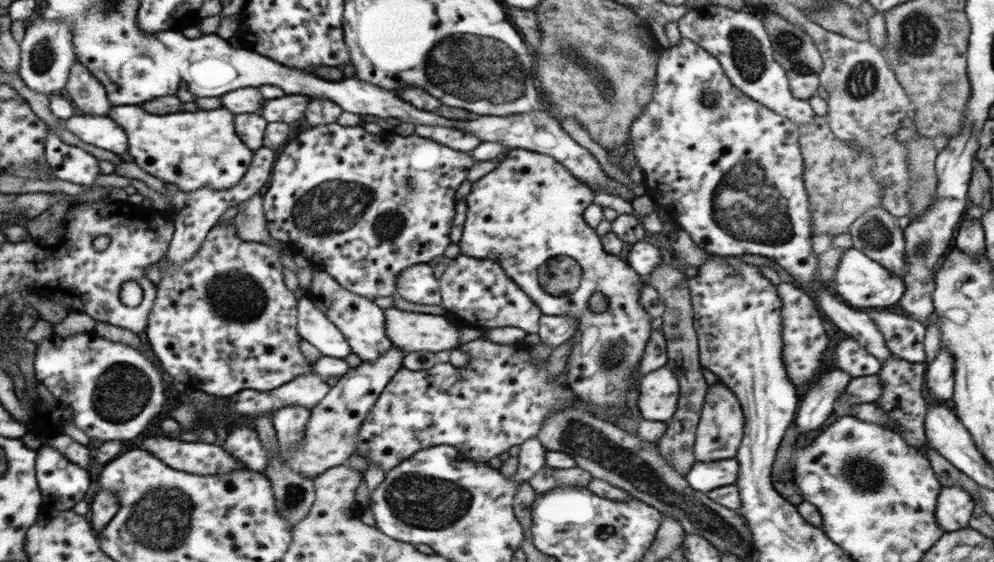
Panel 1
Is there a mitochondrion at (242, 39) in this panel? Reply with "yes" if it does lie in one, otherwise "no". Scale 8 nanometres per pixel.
no

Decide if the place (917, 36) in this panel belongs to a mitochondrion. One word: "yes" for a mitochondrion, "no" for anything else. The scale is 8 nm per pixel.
yes

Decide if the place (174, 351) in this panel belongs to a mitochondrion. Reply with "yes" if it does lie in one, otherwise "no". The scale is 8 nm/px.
no

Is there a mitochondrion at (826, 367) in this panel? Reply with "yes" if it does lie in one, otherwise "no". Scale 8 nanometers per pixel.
no

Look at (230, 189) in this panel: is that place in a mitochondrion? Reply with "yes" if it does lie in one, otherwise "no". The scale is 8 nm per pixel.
no

